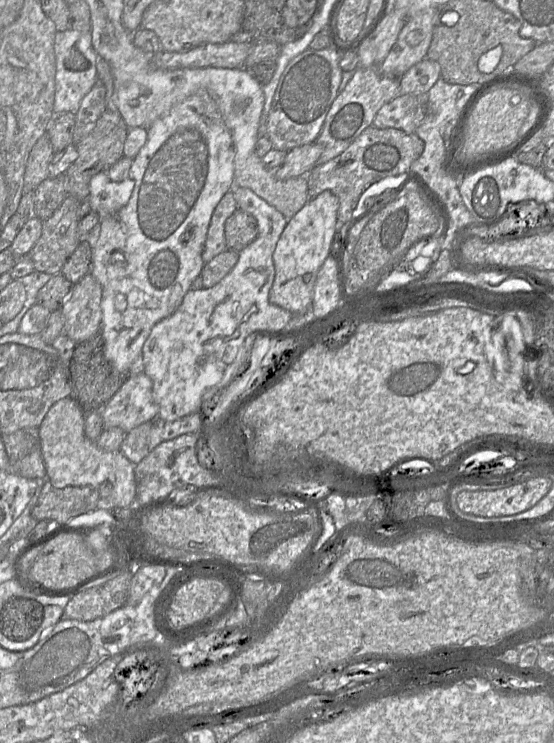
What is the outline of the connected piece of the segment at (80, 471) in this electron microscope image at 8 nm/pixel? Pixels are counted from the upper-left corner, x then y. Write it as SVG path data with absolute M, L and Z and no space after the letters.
M71 397L57 401L40 424L39 445L46 470L46 480L54 487L93 487L110 482L113 491L107 497L113 509L129 508L135 502L135 466L120 451L103 451L91 442L84 433L86 413Z

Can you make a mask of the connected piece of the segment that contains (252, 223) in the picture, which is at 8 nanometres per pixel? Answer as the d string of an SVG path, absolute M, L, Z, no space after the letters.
M238 208L226 220L224 235L227 249L240 252L257 237L257 221L251 214Z

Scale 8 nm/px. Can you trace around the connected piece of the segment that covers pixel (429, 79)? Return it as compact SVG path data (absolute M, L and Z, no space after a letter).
M426 57L400 78L399 94L427 94L440 77L437 63Z

